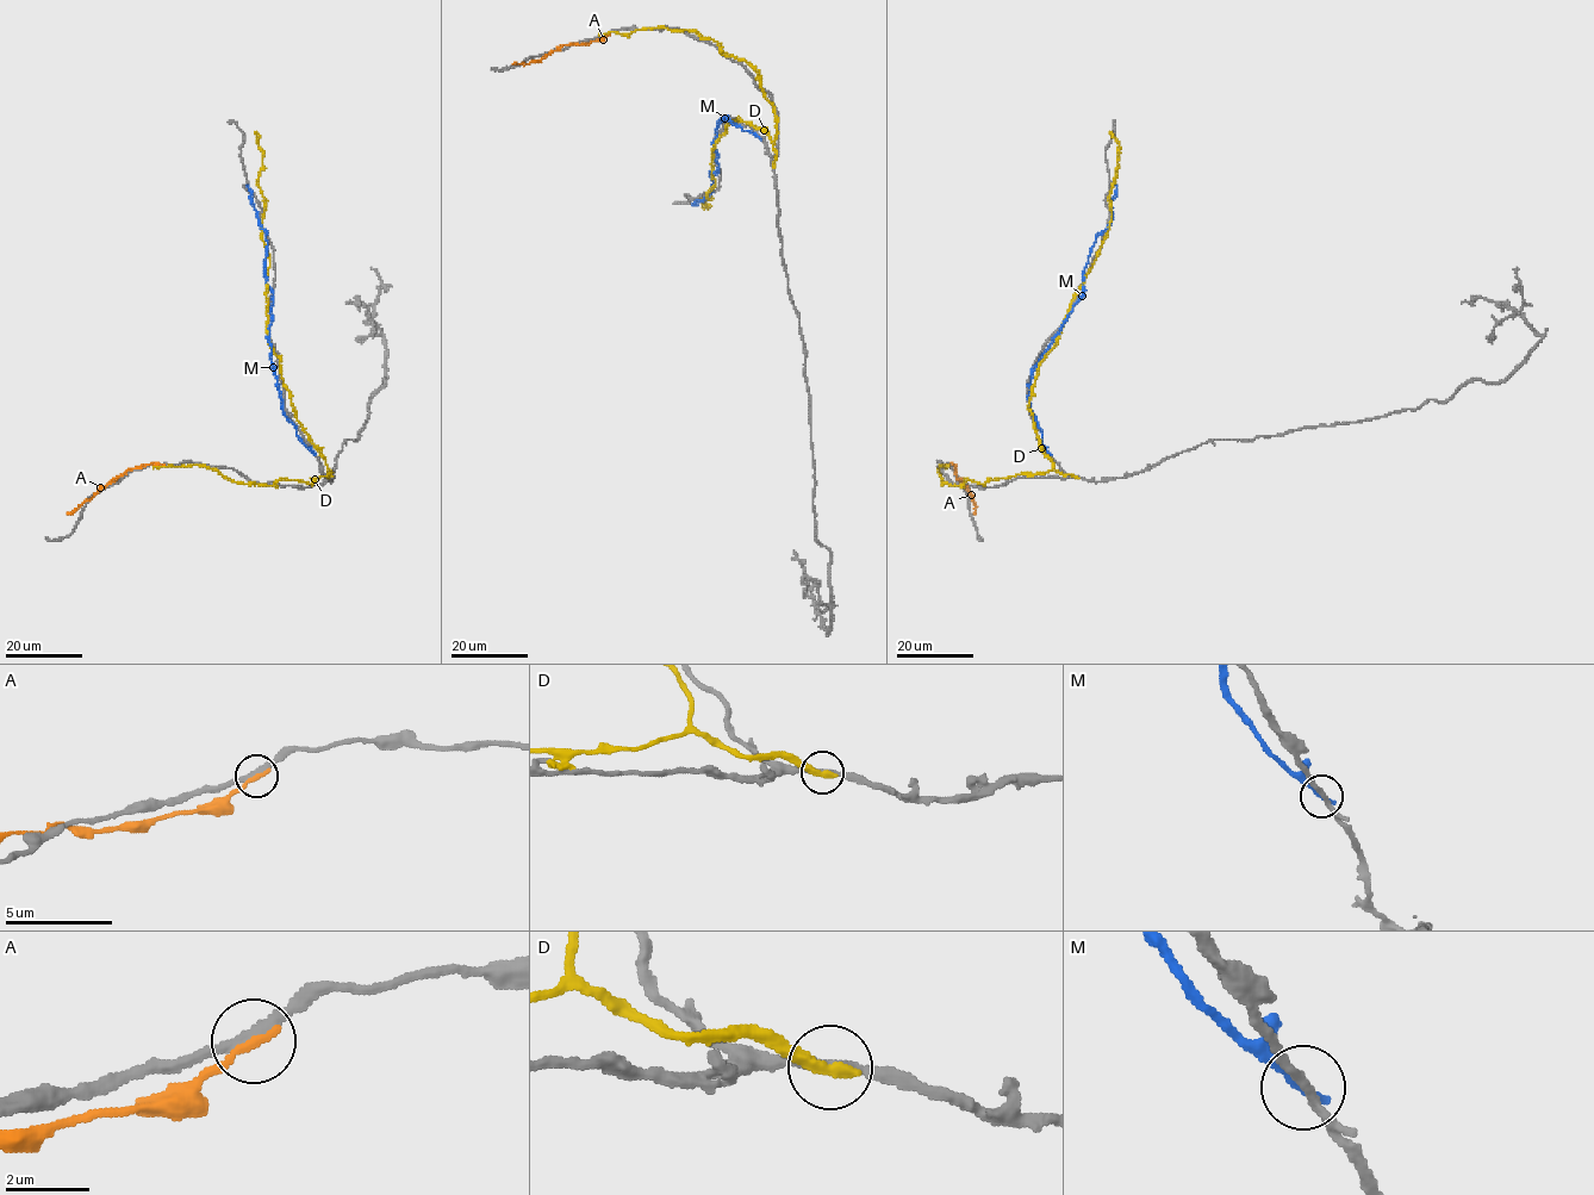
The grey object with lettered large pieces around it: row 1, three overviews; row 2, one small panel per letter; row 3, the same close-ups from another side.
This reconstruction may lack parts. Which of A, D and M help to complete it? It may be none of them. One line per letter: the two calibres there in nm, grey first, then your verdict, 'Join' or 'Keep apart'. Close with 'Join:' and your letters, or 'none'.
A: Thickness 200 nm (grey) against 240 nm. Keep apart
D: Thickness 280 nm (grey) against 360 nm. Keep apart
M: Thickness 170 nm (grey) against 280 nm. Keep apart
Join: none

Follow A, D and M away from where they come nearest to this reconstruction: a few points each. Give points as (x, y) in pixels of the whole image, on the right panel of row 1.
A: (946, 465), (956, 467), (956, 475), (972, 496), (976, 515)
D: (1076, 477), (1053, 467), (1028, 400), (1038, 365), (1058, 336), (1112, 217), (1118, 143), (1109, 131)
M: (1050, 453), (1031, 412), (1028, 396), (1032, 369), (1084, 294), (1084, 269), (1095, 237), (1112, 219), (1118, 185)

